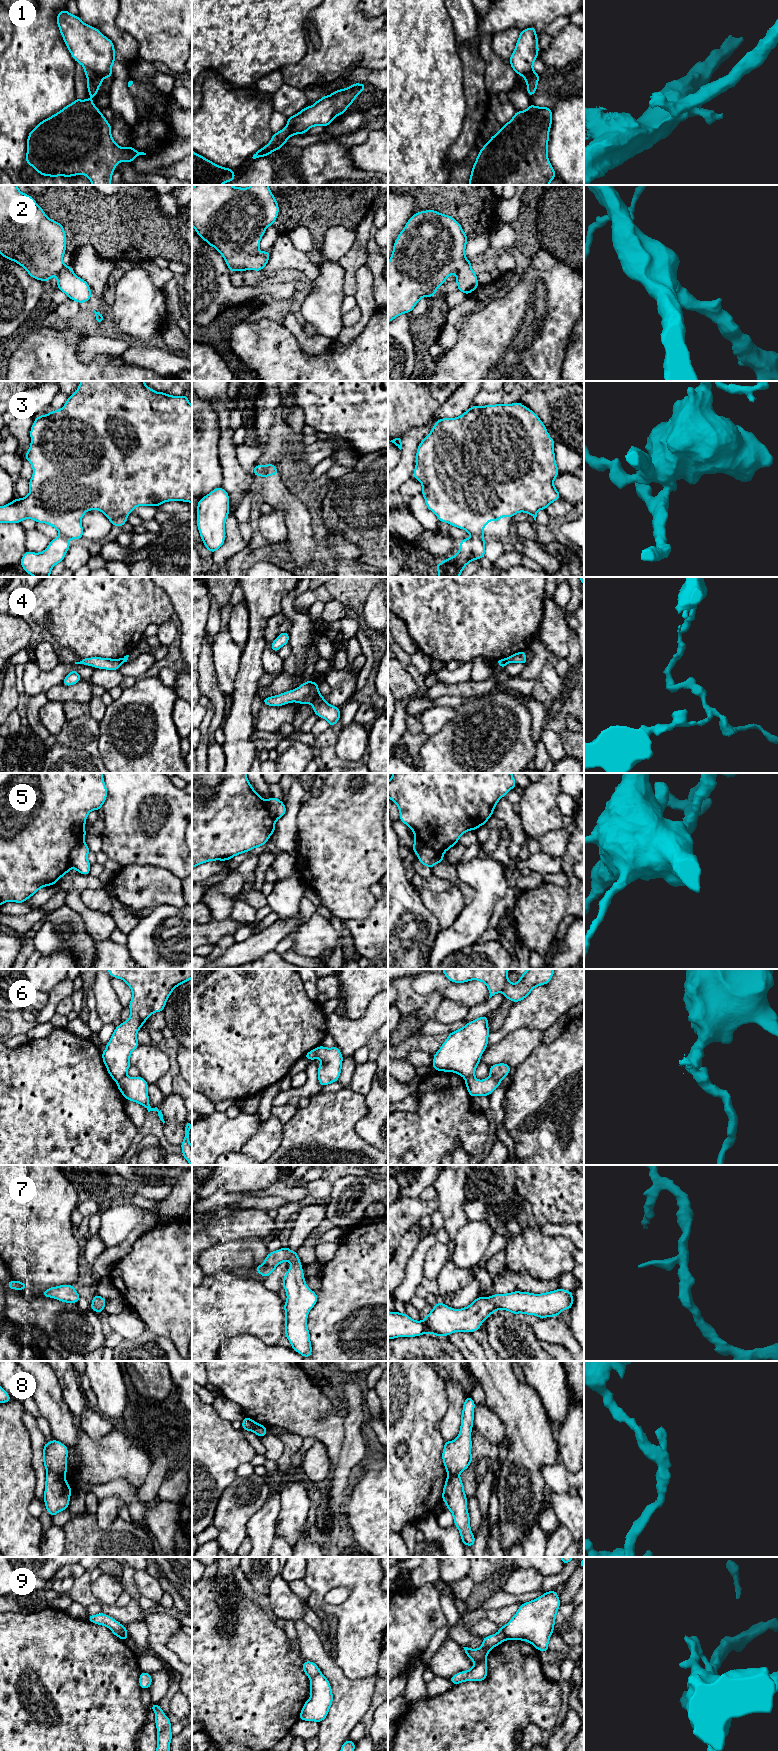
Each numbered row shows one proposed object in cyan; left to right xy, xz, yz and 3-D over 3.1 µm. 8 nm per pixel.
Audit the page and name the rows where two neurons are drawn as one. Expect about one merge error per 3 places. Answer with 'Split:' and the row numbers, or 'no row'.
Split: 1, 3, 4, 5, 6, 8, 9

